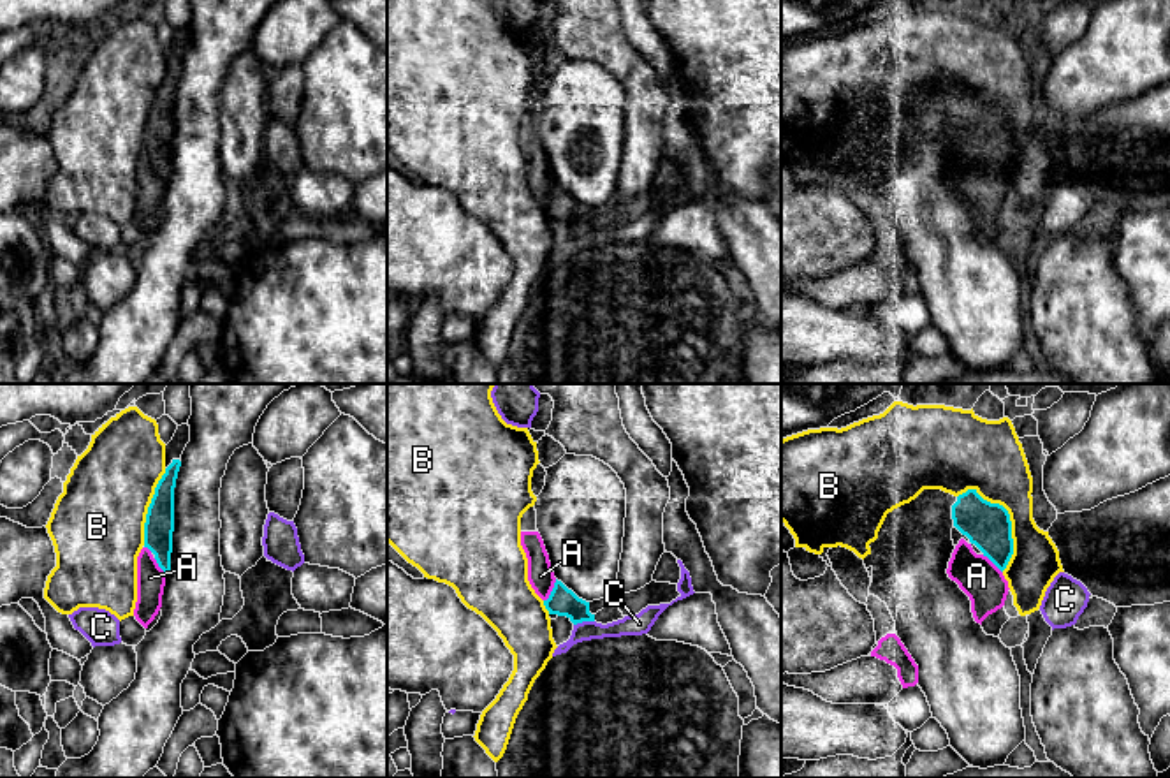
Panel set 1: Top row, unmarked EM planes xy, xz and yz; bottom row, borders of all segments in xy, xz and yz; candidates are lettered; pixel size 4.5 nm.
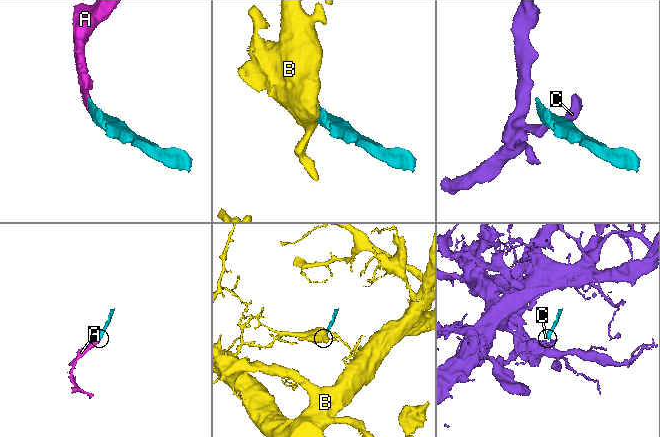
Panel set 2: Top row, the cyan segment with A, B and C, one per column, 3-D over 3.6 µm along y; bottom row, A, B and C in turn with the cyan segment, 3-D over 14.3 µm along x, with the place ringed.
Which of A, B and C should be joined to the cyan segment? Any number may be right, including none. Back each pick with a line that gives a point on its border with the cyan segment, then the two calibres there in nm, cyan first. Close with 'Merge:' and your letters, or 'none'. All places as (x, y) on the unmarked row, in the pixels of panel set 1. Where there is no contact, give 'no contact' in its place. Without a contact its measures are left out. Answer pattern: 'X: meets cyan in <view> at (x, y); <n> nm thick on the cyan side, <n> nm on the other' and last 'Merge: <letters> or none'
A: meets cyan in xz at (553, 196); 130 nm thick on the cyan side, 120 nm on the other
Merge: A

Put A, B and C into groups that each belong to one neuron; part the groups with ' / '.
A / B / C

